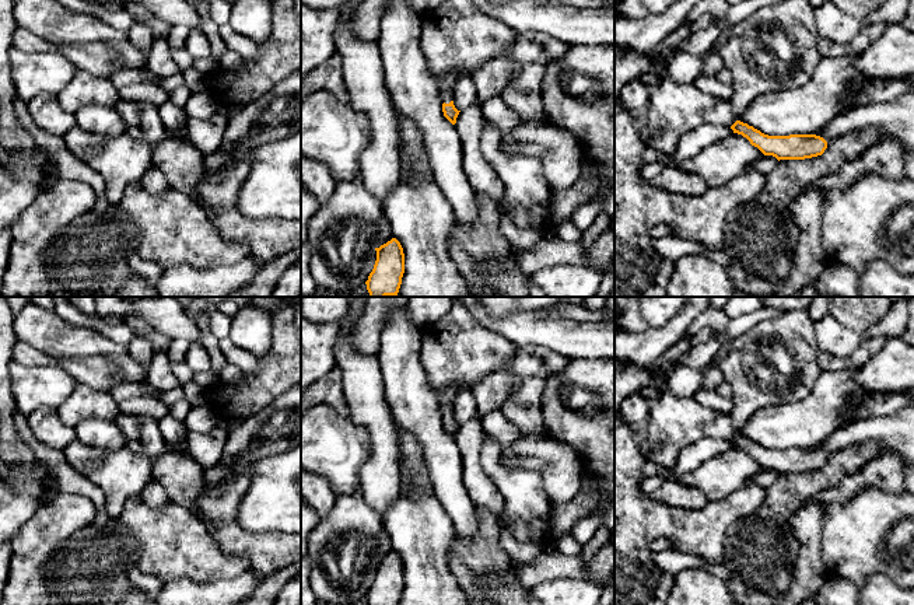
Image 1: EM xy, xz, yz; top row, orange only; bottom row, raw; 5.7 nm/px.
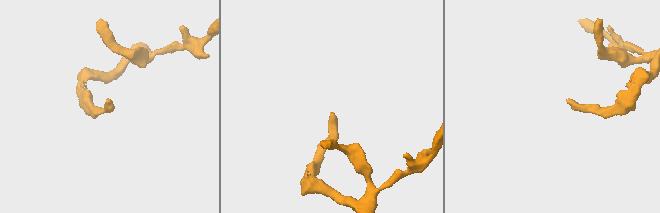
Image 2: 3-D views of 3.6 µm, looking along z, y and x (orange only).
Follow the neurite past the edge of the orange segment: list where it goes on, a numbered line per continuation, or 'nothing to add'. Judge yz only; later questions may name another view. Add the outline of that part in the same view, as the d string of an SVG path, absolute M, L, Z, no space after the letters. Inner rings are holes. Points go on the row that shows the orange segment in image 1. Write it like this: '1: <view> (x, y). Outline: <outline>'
1: yz (662, 112). Outline: M666 71L658 84L630 81L617 98L642 143L666 155L675 153L683 134L700 125L731 127L736 122L728 98L711 97L696 84L676 84Z

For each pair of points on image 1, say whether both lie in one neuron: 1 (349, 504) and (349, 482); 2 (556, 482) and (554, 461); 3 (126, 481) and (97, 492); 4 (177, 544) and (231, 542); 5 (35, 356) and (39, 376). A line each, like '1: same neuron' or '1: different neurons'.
1: different neurons
2: same neuron
3: different neurons
4: different neurons
5: different neurons

